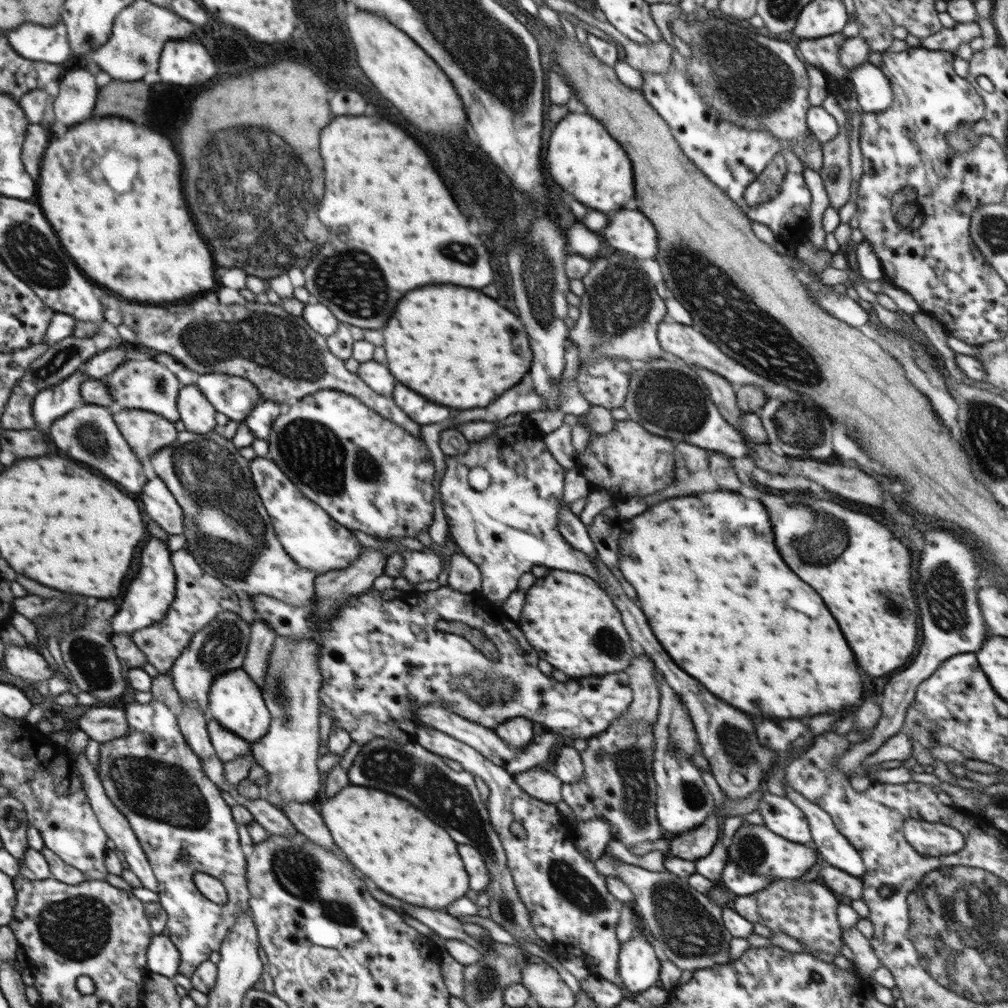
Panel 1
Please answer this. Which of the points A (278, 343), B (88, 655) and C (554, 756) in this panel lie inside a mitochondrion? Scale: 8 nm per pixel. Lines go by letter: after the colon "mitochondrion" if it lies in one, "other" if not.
A: mitochondrion
B: mitochondrion
C: other

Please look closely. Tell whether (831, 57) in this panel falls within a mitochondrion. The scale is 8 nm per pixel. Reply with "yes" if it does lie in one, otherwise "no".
no

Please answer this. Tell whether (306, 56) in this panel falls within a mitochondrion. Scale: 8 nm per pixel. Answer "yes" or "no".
no

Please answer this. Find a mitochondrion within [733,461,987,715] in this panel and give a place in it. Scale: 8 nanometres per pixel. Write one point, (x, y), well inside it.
(945, 602)

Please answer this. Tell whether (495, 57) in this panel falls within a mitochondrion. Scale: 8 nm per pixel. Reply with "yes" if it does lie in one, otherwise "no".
yes

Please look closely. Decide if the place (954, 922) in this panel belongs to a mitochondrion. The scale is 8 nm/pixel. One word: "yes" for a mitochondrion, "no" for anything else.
yes

